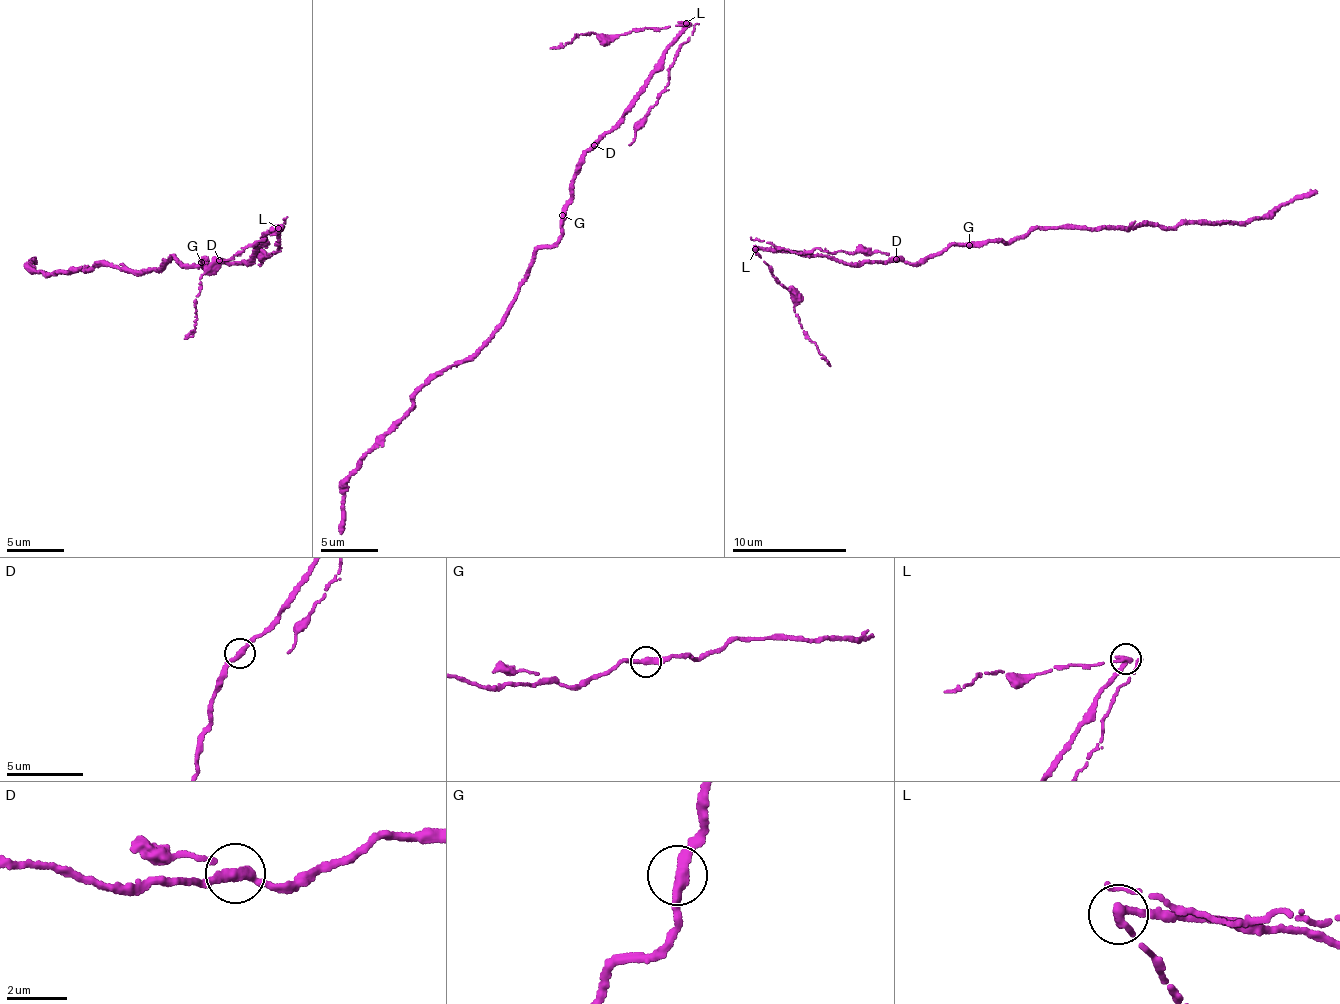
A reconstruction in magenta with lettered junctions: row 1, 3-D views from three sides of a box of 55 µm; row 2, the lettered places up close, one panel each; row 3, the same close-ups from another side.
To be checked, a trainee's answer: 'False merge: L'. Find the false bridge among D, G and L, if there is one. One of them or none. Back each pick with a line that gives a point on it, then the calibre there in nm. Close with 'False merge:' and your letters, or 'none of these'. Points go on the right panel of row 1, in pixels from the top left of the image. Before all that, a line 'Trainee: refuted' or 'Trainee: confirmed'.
Trainee: confirmed
L: Place: (755, 249). Thickness 360 nm
False merge: L

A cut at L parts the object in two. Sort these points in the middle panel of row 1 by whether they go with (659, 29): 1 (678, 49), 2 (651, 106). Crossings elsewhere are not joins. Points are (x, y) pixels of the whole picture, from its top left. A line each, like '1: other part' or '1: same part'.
1: same part
2: same part

